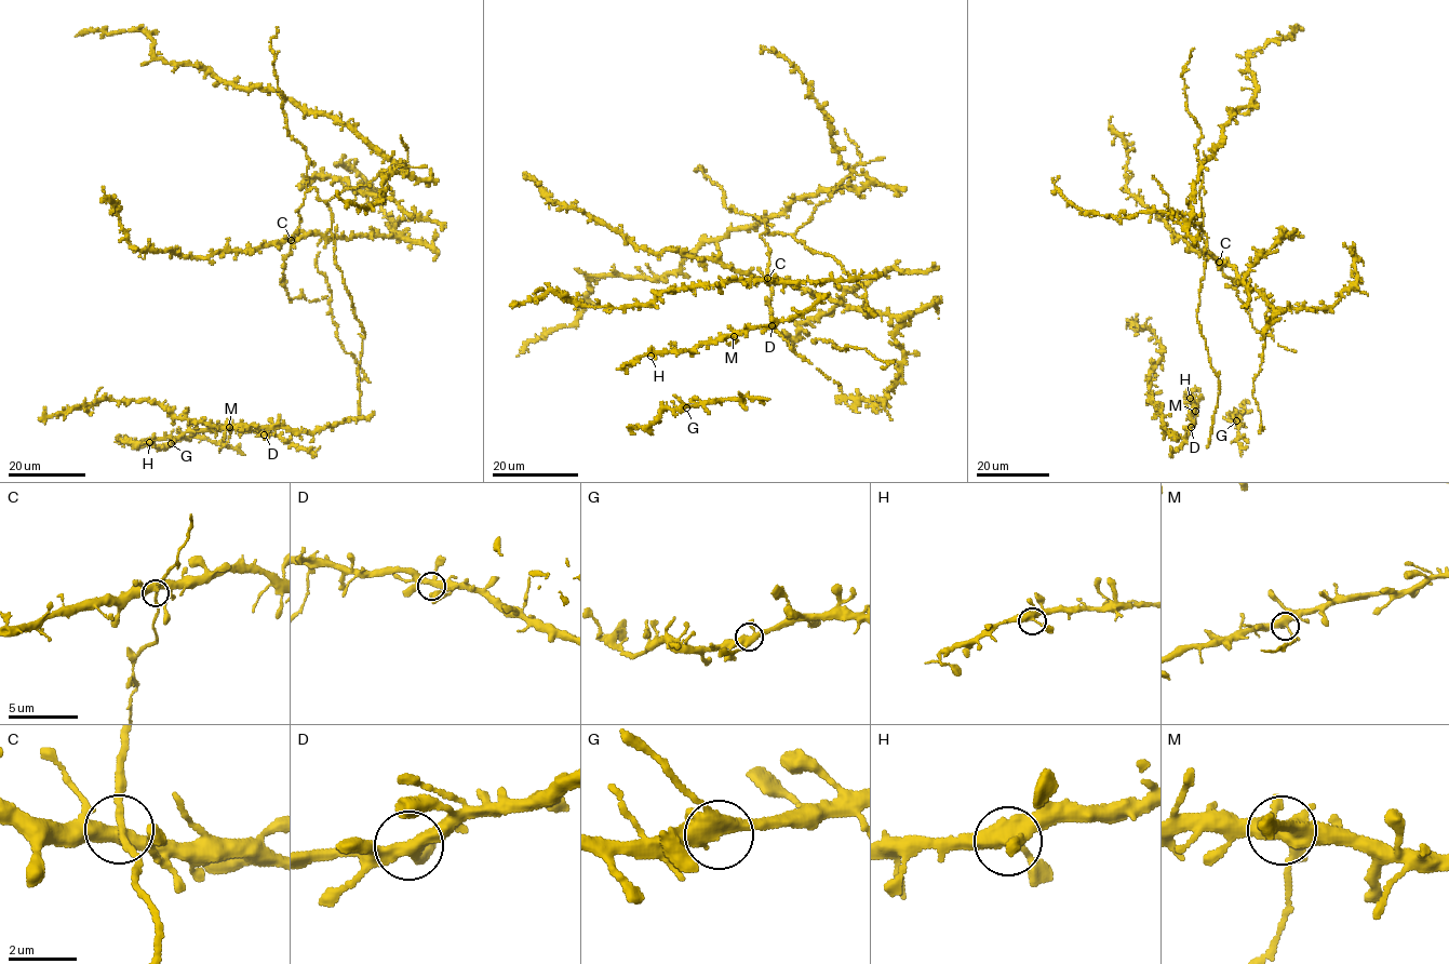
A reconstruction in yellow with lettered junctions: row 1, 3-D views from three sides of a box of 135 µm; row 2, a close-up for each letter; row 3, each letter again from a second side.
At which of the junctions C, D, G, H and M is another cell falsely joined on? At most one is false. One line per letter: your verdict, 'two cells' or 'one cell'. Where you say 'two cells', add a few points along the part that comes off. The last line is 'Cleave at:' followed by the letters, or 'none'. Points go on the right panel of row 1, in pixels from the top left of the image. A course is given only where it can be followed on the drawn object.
C: one cell
D: one cell
G: one cell
H: one cell
M: one cell
Cleave at: none

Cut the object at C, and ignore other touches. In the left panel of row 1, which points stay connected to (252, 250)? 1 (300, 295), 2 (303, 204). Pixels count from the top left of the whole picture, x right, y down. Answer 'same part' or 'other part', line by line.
1: other part
2: same part

